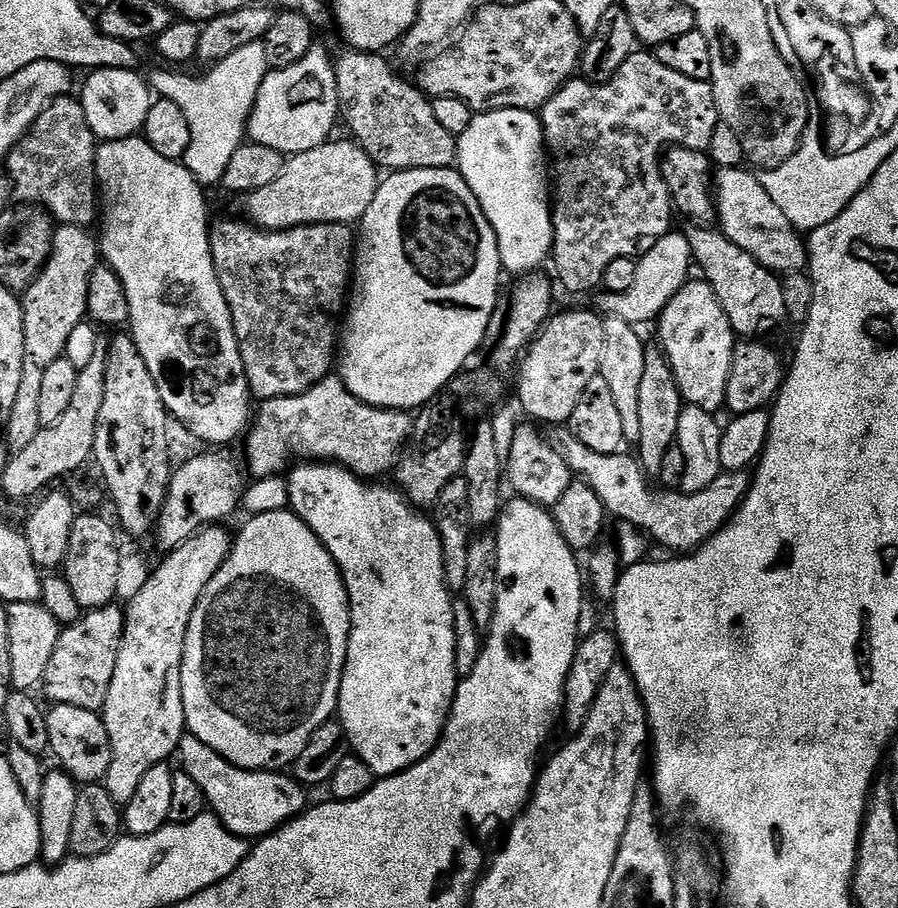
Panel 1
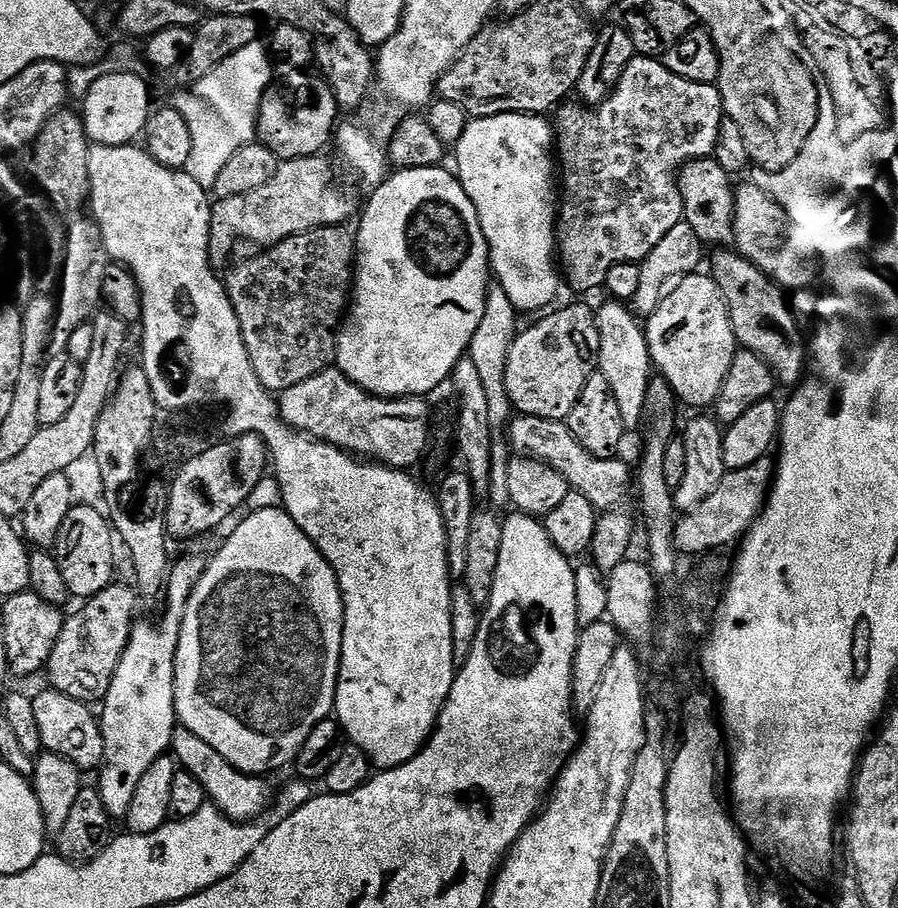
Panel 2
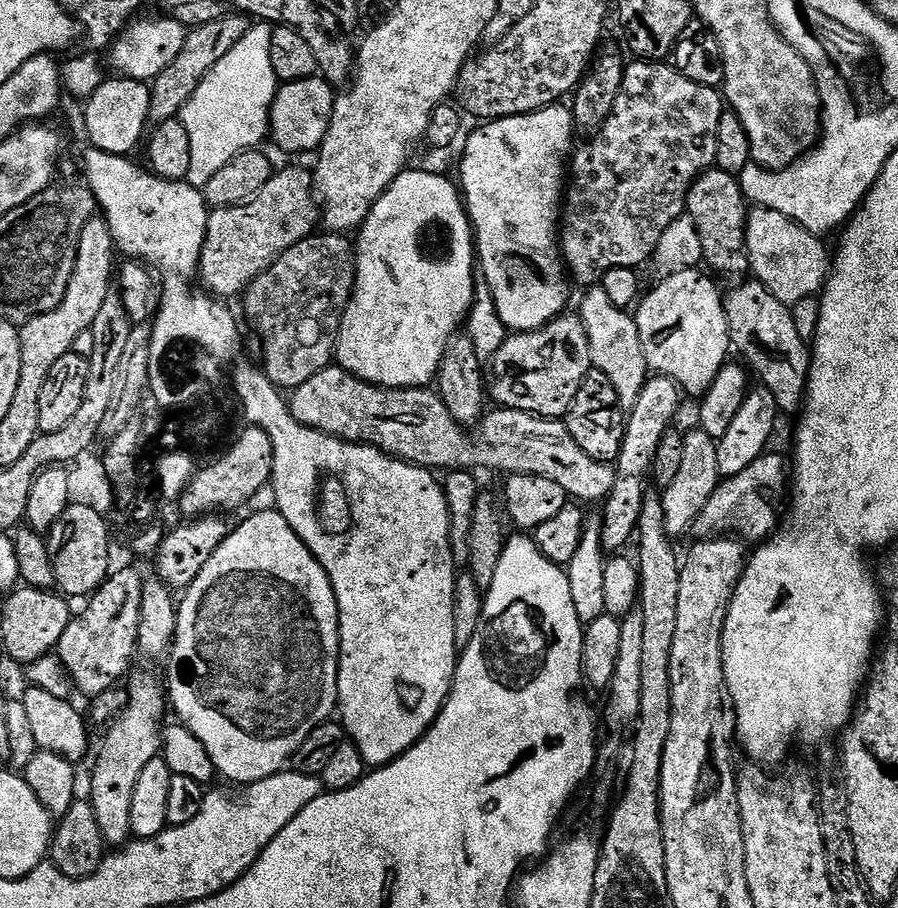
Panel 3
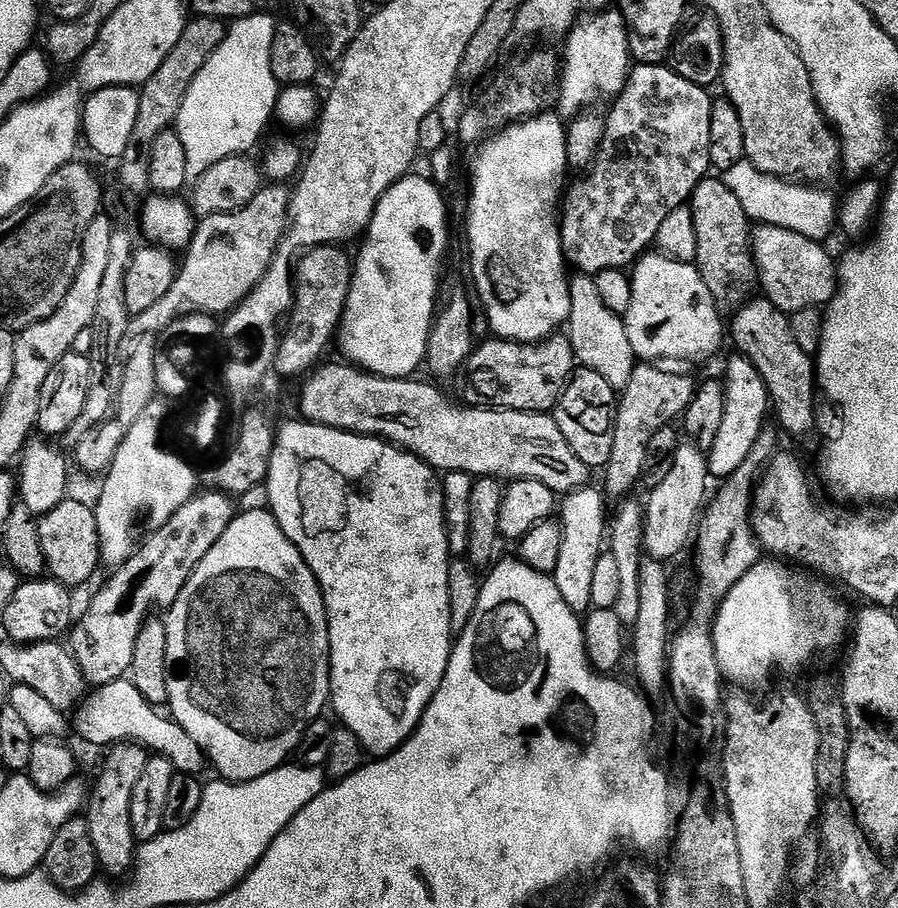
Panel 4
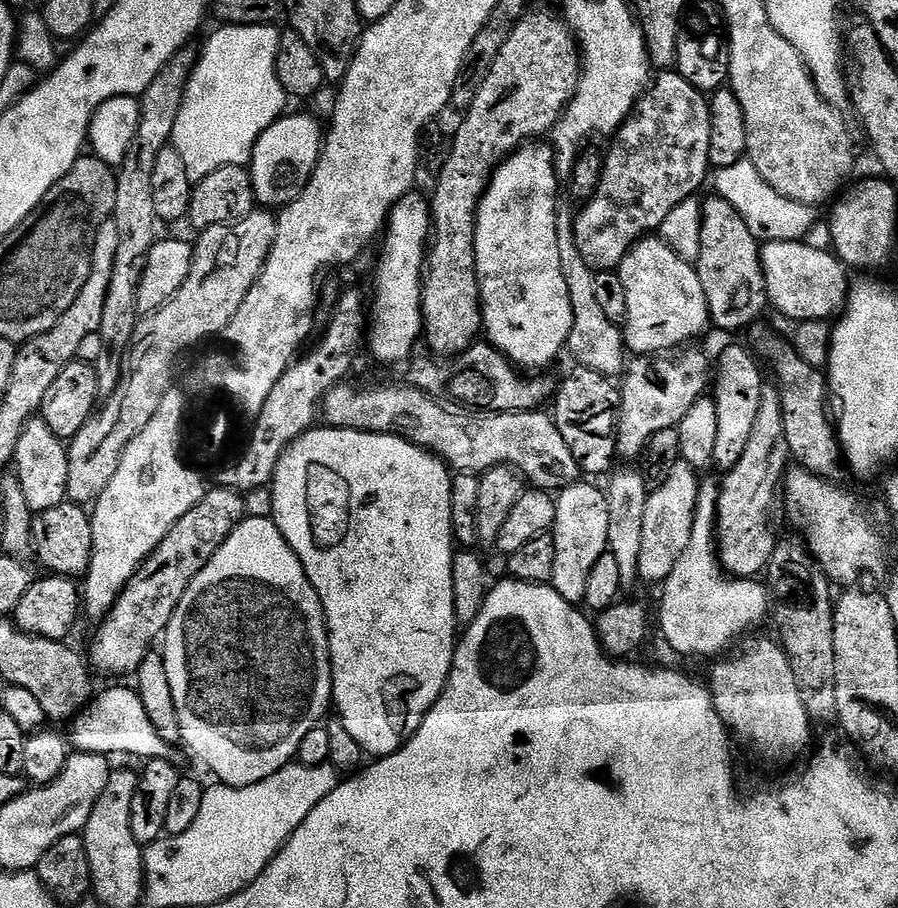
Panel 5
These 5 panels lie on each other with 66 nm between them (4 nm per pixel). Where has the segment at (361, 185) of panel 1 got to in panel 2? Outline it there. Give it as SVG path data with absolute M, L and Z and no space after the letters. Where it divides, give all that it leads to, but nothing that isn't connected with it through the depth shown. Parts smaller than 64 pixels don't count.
M317 154L285 160L278 166L274 178L258 186L258 190L245 196L216 200L212 204L212 229L208 243L208 259L213 268L220 270L224 263L227 265L233 259L236 240L249 240L257 244L257 249L263 250L312 228L330 228L348 222L344 220L351 218L356 200L336 185L336 172L326 157Z

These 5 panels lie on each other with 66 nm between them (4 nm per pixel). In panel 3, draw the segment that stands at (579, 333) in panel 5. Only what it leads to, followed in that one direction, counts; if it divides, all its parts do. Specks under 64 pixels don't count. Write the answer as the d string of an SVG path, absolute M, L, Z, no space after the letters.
M592 290L580 304L578 315L584 326L584 339L588 342L591 367L600 372L614 386L621 409L627 410L638 402L642 386L650 379L650 369L644 360L636 333L636 321L623 308L616 308L602 290Z

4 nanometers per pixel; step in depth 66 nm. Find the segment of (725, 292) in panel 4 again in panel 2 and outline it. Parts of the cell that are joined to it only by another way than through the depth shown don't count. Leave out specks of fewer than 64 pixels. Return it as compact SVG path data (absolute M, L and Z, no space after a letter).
M715 158L689 160L680 169L676 178L676 187L680 189L684 203L683 223L688 224L698 234L700 243L705 246L728 246L735 241L734 234L734 193L733 177L728 175Z

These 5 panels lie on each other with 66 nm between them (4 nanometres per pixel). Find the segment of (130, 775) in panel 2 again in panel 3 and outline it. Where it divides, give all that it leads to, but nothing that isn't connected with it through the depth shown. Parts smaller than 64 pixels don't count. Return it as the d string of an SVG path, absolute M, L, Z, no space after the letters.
M148 672L131 673L128 684L128 705L124 708L124 713L120 716L120 721L109 730L104 736L104 741L100 744L100 753L96 756L96 765L92 768L92 796L90 803L94 810L94 818L98 818L98 826L104 835L105 845L123 846L129 843L132 836L130 826L130 801L134 794L134 785L138 782L138 774L142 772L142 766L146 762L157 759L162 752L162 723L160 719L166 712L166 688L156 676L151 676Z

